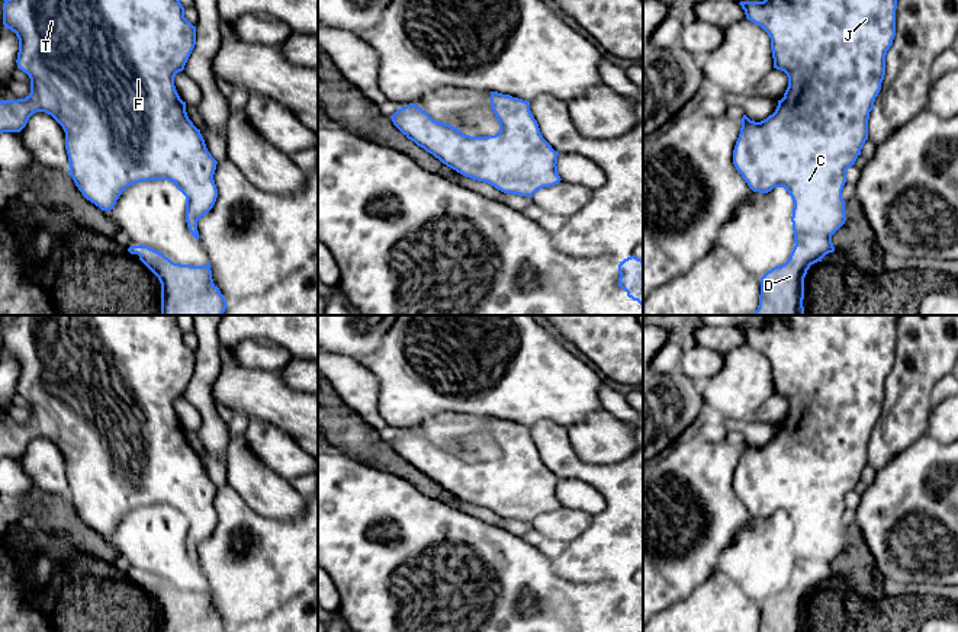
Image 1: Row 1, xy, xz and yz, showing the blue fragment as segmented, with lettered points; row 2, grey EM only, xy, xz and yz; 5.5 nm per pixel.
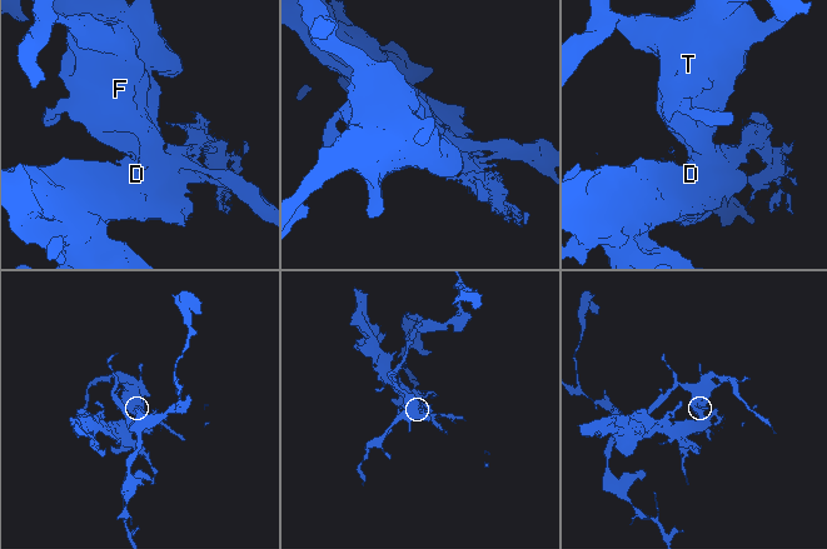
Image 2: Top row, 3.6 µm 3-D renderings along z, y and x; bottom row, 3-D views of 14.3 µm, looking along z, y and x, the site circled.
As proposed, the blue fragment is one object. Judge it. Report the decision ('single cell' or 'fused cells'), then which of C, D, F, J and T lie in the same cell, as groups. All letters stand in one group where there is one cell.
fused cells; C F J T / D

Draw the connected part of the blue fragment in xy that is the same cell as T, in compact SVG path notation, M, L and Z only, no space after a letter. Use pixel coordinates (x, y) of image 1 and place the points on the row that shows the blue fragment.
M4 0L3 25L16 33L19 39L17 68L30 78L30 93L25 99L0 102L0 134L20 132L29 118L36 112L51 115L65 132L65 150L70 163L70 176L83 196L99 206L110 211L122 192L135 183L148 180L168 180L177 183L189 195L187 228L199 241L197 221L205 216L215 205L218 189L213 180L218 161L208 151L205 139L186 112L183 102L176 90L174 77L184 70L184 65L196 45L196 26L184 17L184 7L180 0Z

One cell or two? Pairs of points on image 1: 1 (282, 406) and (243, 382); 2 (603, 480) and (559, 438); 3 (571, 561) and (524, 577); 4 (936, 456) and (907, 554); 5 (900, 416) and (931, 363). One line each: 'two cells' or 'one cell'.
1: one cell
2: one cell
3: two cells
4: one cell
5: one cell

